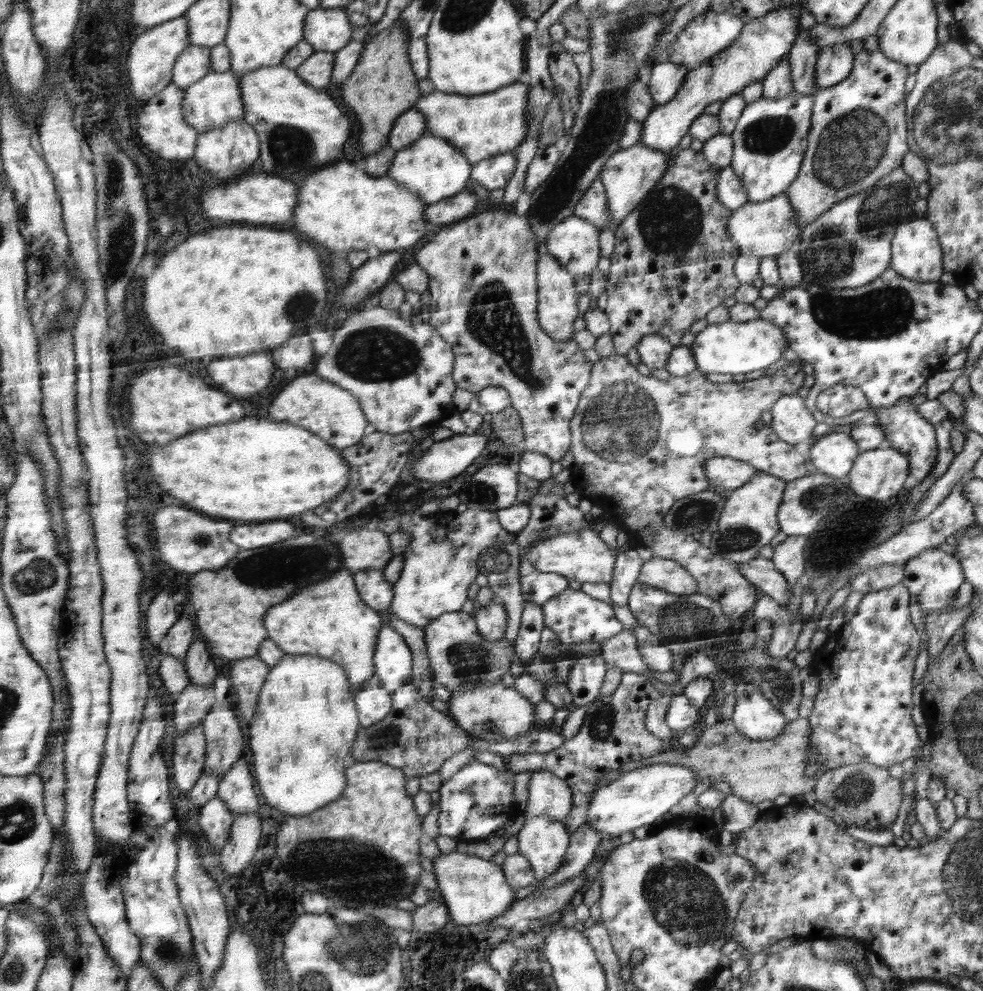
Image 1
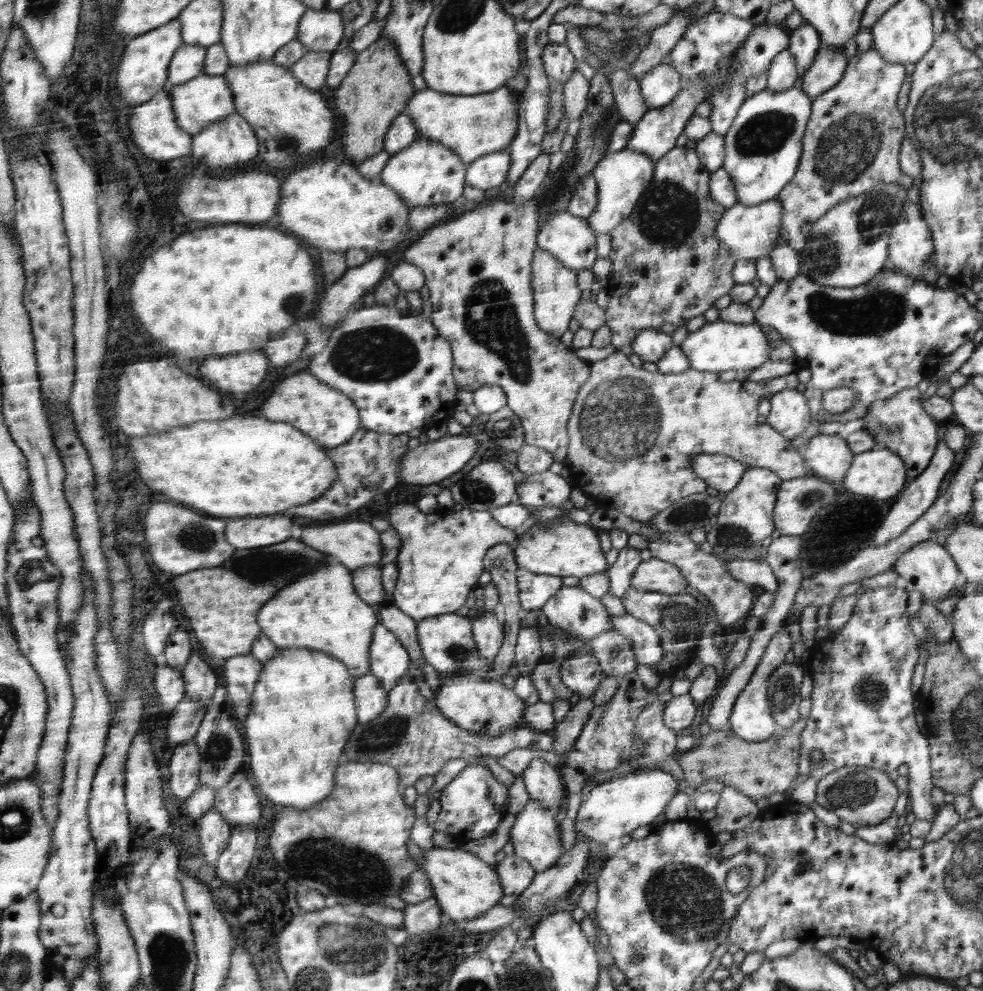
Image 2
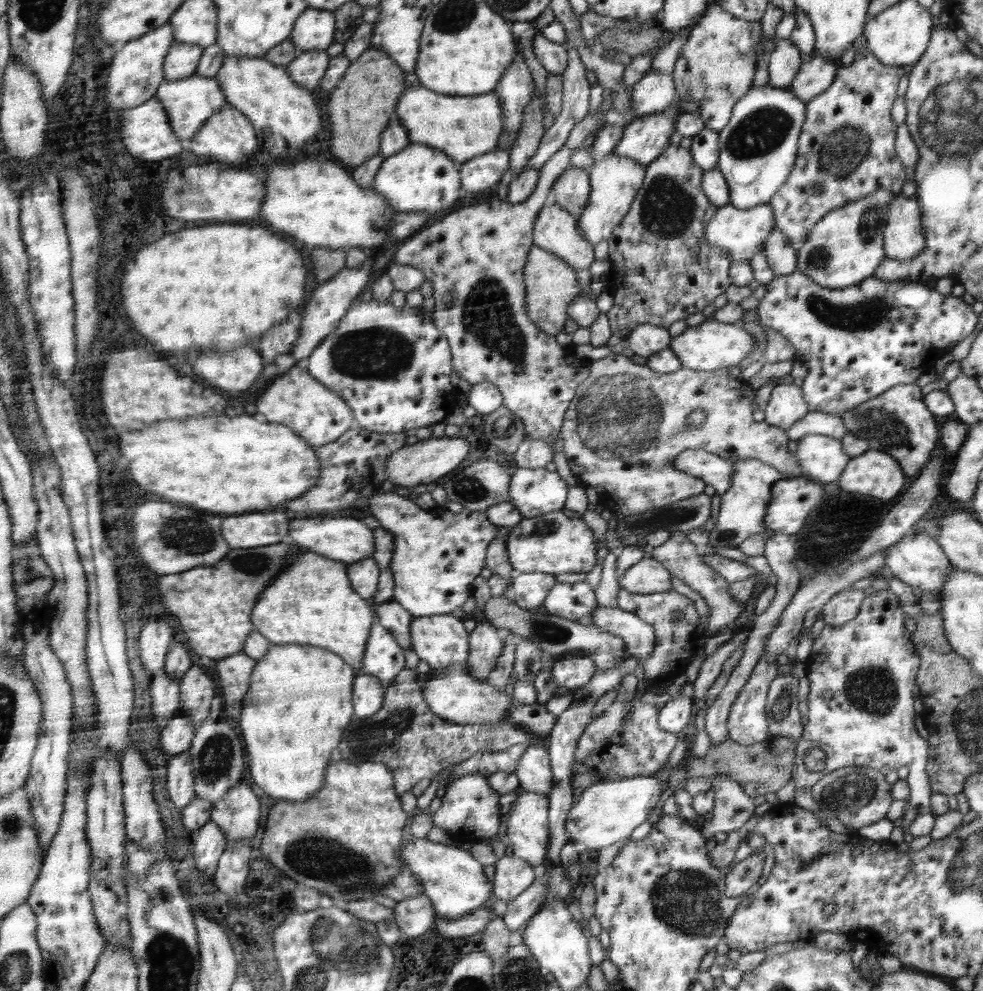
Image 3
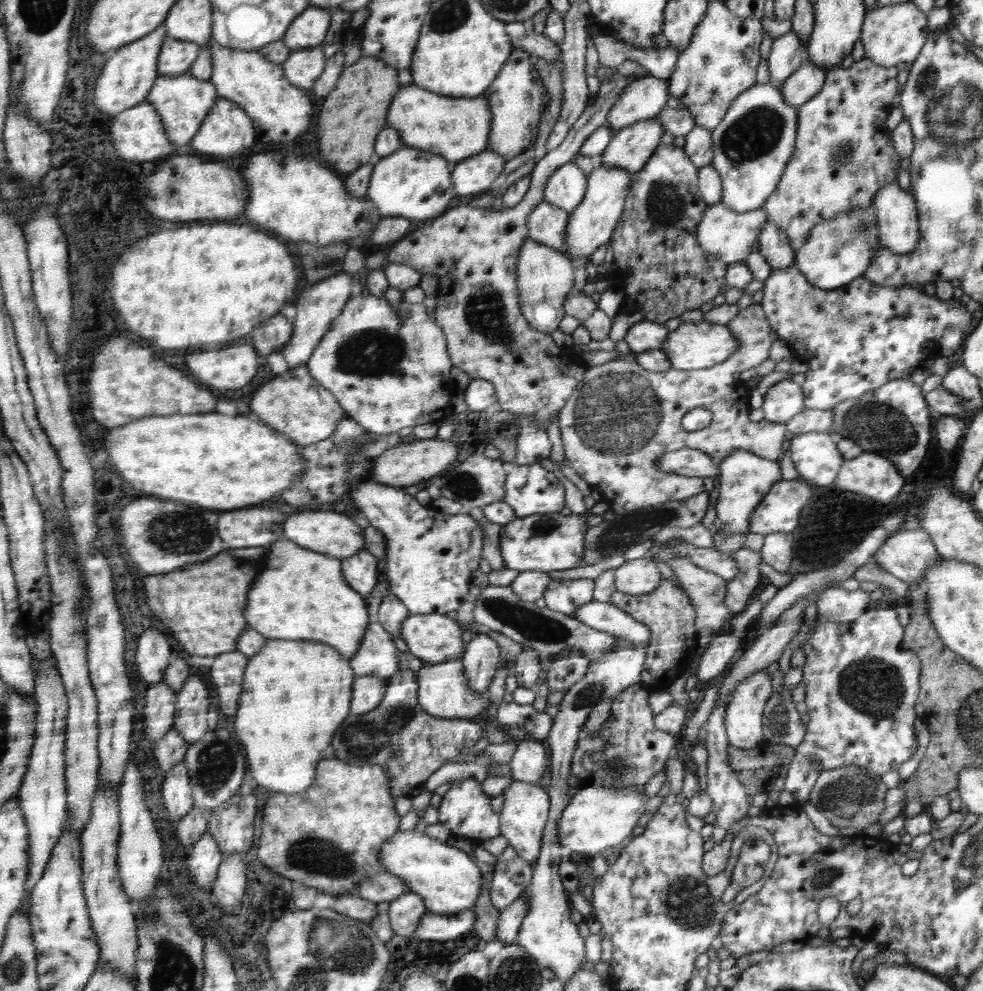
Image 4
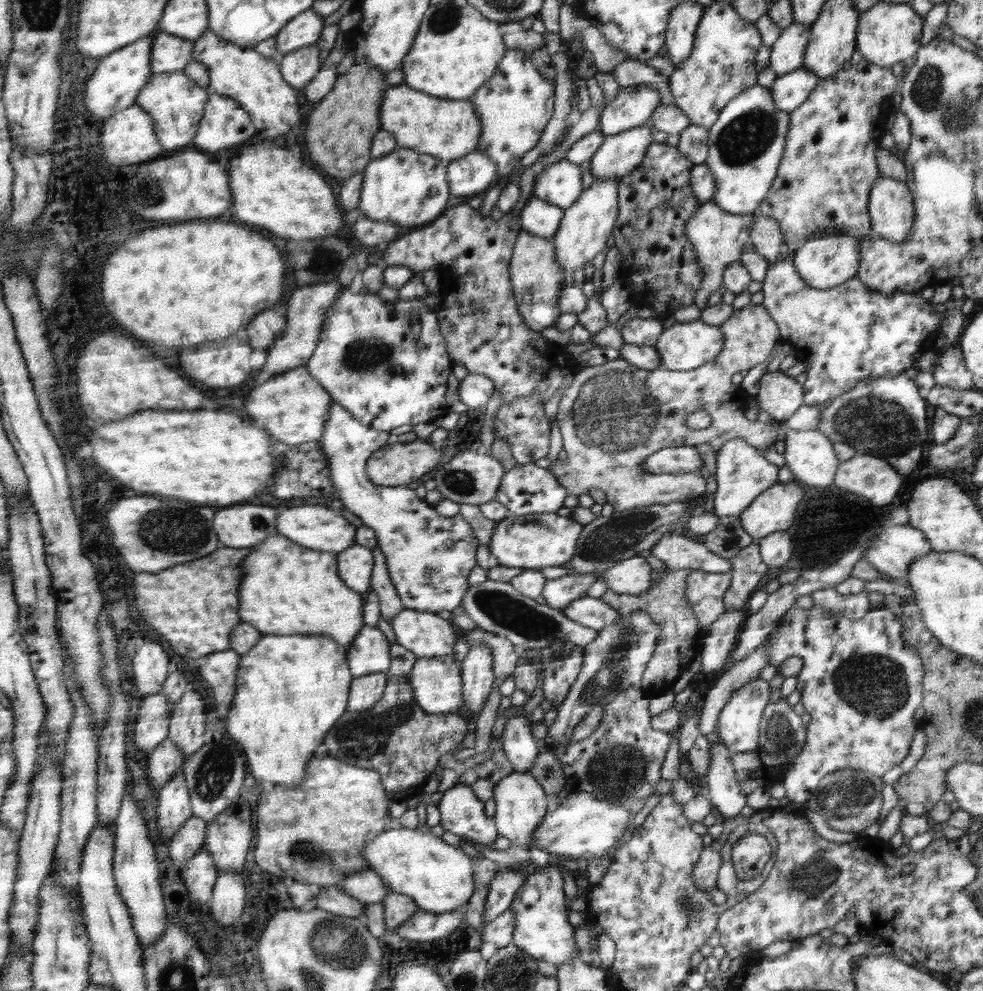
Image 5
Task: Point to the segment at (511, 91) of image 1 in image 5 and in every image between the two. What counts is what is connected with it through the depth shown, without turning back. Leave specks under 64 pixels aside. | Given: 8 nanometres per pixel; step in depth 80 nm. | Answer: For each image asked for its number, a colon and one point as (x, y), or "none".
2: (472, 125)
3: (465, 127)
4: (456, 128)
5: (448, 129)

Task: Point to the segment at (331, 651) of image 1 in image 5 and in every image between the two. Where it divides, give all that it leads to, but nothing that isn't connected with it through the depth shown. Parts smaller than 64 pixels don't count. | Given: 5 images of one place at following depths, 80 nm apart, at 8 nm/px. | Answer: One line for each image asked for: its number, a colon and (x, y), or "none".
2: (321, 611)
3: (313, 603)
4: (303, 595)
5: (288, 589)

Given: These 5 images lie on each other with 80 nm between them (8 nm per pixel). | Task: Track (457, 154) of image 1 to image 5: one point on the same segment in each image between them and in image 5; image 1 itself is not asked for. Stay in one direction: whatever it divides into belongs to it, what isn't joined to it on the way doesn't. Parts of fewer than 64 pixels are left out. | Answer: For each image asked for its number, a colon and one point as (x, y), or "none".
2: (426, 173)
3: (419, 177)
4: (411, 183)
5: (405, 187)

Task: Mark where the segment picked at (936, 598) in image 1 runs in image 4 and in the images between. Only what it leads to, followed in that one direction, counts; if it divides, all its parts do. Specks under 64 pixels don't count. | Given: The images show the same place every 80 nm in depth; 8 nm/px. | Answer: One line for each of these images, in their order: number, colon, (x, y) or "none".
2: (928, 567)
3: (918, 560)
4: (906, 554)

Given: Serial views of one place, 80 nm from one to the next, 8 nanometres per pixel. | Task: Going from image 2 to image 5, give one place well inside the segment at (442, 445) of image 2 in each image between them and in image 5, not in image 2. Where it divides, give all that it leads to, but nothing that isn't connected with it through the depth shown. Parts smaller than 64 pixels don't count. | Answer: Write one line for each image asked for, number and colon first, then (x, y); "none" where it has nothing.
3: (420, 463)
4: (405, 464)
5: (397, 463)

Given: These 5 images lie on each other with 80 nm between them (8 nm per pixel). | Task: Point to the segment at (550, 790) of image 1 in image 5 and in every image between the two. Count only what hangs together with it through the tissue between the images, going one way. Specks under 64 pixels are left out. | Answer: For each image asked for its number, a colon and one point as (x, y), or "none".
2: (542, 783)
3: (534, 773)
4: (529, 763)
5: (521, 749)

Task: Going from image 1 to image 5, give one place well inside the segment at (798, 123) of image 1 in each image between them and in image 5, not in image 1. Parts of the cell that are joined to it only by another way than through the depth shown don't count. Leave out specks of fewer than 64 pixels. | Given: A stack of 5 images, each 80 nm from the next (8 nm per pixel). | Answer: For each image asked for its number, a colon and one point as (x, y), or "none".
2: (763, 148)
3: (757, 149)
4: (751, 146)
5: (746, 143)

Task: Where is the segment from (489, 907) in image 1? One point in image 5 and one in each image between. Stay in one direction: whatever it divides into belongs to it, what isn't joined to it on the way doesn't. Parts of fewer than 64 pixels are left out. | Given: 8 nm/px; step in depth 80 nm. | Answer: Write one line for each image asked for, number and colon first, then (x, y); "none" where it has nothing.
2: (466, 887)
3: (454, 881)
4: (447, 879)
5: (438, 876)

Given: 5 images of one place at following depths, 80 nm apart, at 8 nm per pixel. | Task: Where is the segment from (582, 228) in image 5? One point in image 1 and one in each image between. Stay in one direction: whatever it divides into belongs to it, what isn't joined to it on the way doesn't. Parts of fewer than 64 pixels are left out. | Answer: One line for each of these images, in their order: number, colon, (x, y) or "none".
1: (628, 176)
2: (622, 177)
3: (614, 179)
4: (593, 222)

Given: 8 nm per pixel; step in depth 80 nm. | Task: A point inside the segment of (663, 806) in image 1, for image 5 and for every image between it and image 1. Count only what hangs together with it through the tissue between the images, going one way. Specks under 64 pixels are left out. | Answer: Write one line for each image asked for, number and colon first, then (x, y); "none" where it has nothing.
2: (614, 808)
3: (606, 812)
4: (597, 817)
5: (582, 826)

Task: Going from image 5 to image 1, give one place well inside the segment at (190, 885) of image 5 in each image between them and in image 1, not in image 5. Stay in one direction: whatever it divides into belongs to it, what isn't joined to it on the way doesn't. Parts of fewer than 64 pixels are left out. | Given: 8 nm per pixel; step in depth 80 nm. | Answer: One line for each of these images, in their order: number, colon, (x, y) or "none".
1: (216, 821)
2: (215, 830)
3: (210, 843)
4: (204, 860)

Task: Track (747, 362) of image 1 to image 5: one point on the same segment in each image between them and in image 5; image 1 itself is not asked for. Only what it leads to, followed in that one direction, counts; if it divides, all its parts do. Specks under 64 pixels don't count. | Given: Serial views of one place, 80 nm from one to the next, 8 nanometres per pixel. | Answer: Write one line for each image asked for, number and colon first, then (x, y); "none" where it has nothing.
2: (720, 346)
3: (713, 345)
4: (702, 345)
5: (685, 346)

